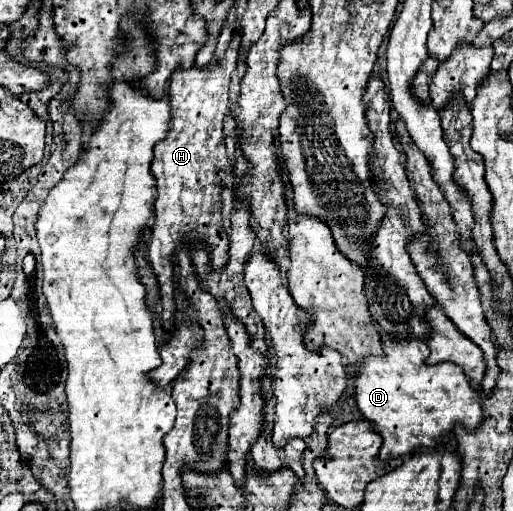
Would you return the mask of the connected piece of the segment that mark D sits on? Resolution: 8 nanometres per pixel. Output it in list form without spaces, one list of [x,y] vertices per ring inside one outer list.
[[[382,334],[382,350],[384,356],[366,358],[358,366],[354,378],[356,406],[384,440],[384,446],[380,448],[380,460],[390,460],[394,456],[408,456],[416,448],[434,448],[450,438],[452,428],[456,424],[462,424],[466,428],[476,428],[484,420],[480,396],[470,386],[470,380],[464,374],[464,370],[460,370],[460,366],[452,362],[442,362],[434,366],[426,364],[428,358],[426,342],[418,338],[392,338],[392,334]]]

